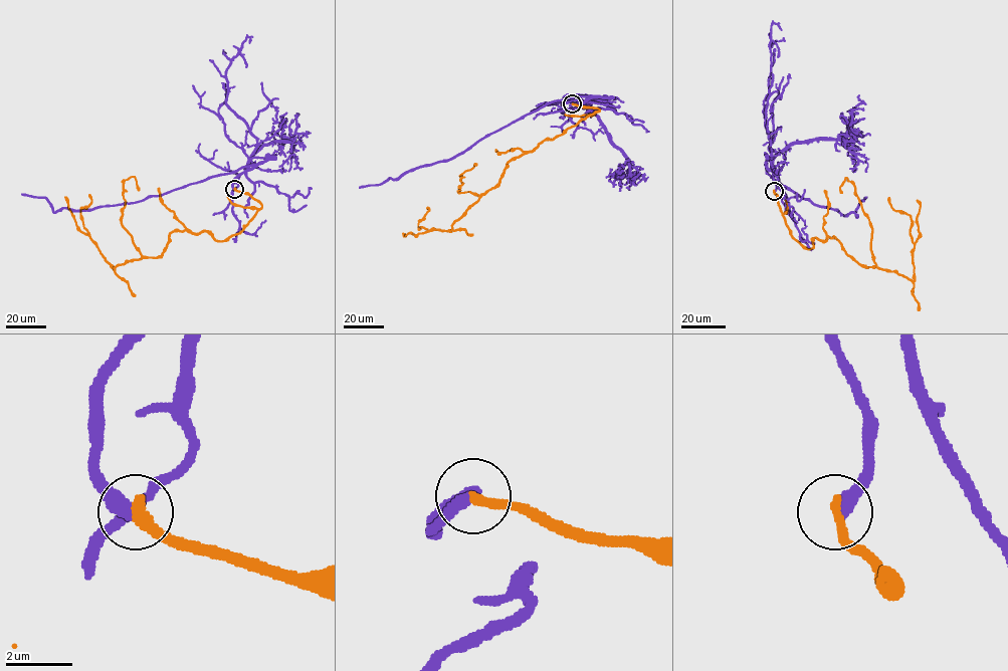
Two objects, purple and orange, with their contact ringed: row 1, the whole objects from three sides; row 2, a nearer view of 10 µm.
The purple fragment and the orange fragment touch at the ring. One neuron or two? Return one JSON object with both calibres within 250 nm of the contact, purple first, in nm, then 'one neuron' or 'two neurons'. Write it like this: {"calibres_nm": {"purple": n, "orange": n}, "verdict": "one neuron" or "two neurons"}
{"calibres_nm": {"purple": 400, "orange": 360}, "verdict": "two neurons"}

